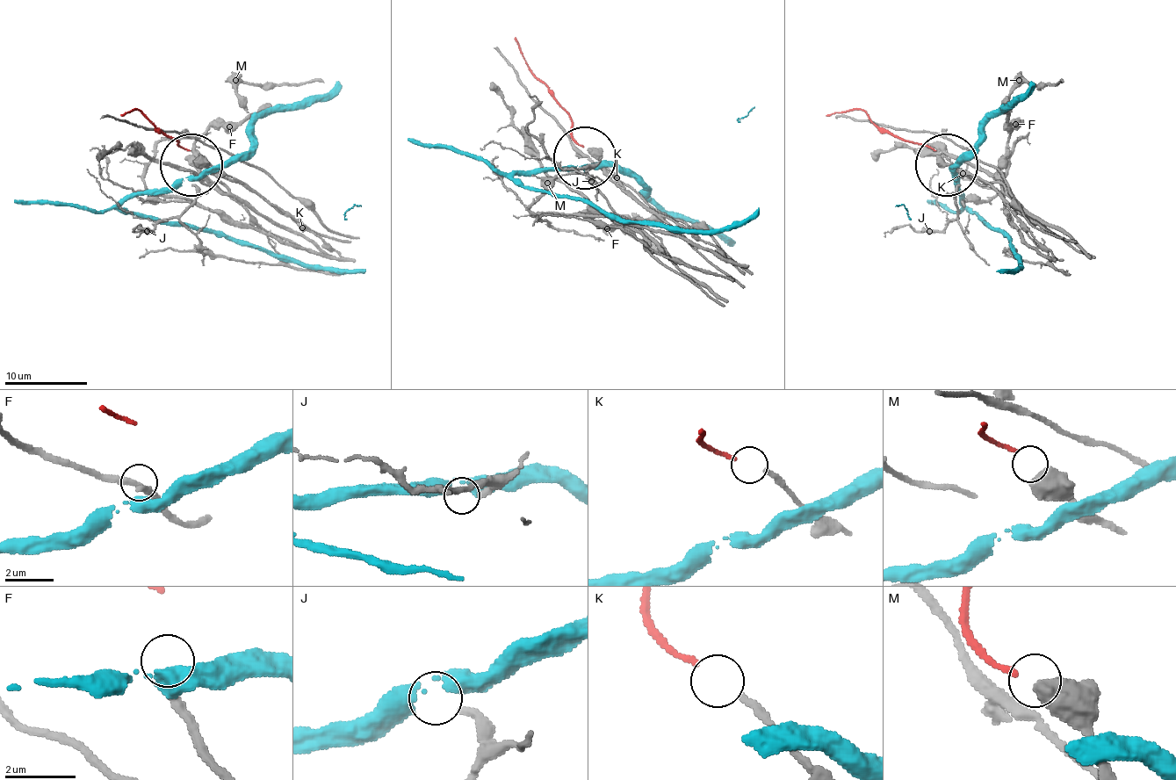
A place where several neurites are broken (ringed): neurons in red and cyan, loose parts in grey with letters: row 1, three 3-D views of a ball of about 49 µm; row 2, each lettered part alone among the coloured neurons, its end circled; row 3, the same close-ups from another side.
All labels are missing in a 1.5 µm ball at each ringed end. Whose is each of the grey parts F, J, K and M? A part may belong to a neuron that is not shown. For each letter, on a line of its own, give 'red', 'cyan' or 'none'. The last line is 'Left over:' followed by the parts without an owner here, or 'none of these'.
F: none
J: none
K: red
M: none
Left over: F, J, M

